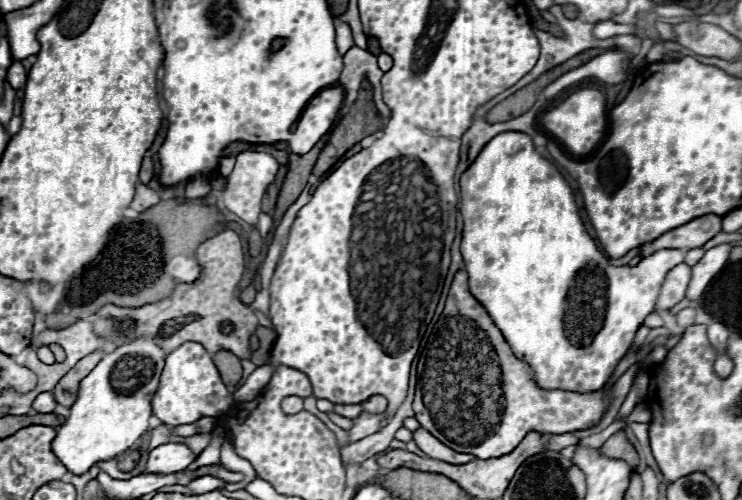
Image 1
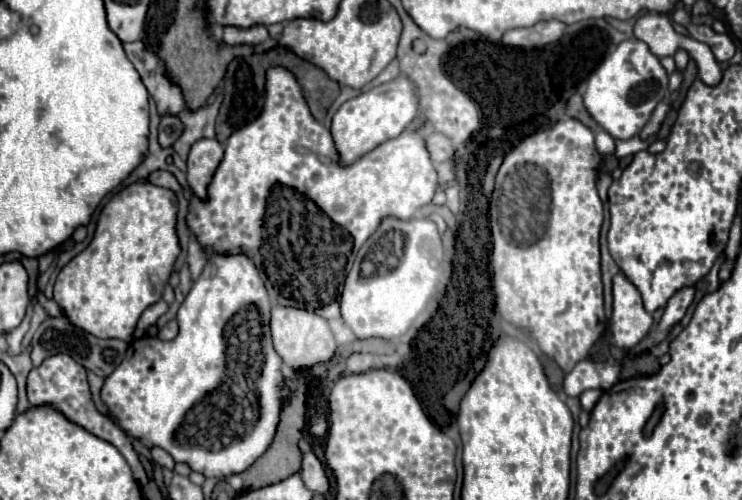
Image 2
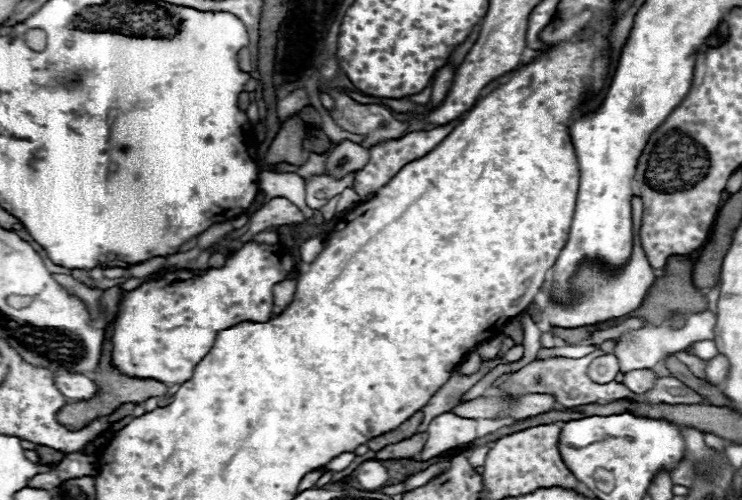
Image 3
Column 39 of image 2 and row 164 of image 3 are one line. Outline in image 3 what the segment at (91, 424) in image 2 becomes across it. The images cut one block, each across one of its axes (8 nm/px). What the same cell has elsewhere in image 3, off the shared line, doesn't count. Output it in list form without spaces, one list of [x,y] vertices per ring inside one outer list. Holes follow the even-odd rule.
[[[460,116],[460,118],[452,120],[452,122],[448,122],[448,126],[440,126],[440,128],[428,130],[428,132],[412,132],[412,134],[406,134],[406,136],[402,136],[402,138],[398,138],[398,140],[386,140],[384,144],[372,146],[372,148],[370,148],[370,160],[368,160],[368,164],[366,164],[362,170],[358,170],[358,176],[355,176],[353,189],[356,190],[356,194],[358,194],[362,200],[372,198],[372,194],[374,194],[378,188],[382,188],[394,174],[398,174],[398,170],[400,170],[402,166],[406,166],[408,162],[412,162],[412,160],[416,160],[416,158],[428,154],[432,148],[436,148],[436,146],[460,124],[462,118],[464,118],[464,116]]]

